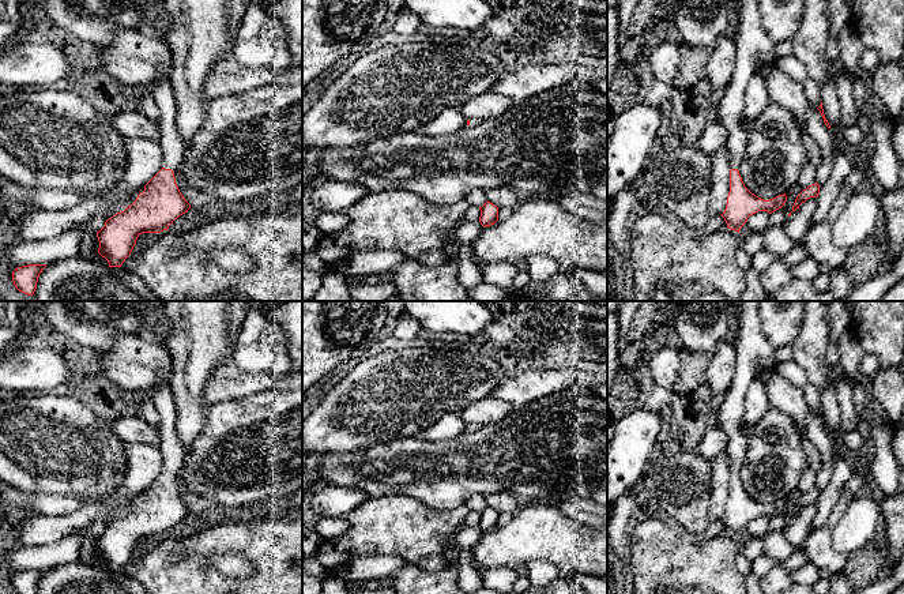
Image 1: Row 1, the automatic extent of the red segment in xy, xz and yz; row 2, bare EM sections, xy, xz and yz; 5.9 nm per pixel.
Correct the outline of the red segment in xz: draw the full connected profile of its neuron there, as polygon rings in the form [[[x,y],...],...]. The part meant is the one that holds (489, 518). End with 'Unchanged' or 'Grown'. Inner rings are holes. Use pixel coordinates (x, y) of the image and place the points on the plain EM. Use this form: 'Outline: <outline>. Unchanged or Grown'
Outline: [[[486,507],[482,512],[479,512],[479,515],[481,515],[479,527],[483,533],[494,530],[498,526],[498,512],[494,511],[493,508]]]. Unchanged

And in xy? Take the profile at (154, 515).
Outline: [[[172,376],[163,377],[150,394],[161,420],[158,448],[163,456],[163,473],[131,511],[106,525],[105,531],[97,537],[98,559],[108,565],[109,572],[121,572],[142,538],[167,535],[174,525],[191,514],[173,478],[184,459],[184,444],[176,428],[177,410],[170,380]]]. Grown

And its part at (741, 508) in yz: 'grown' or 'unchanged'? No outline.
grown

